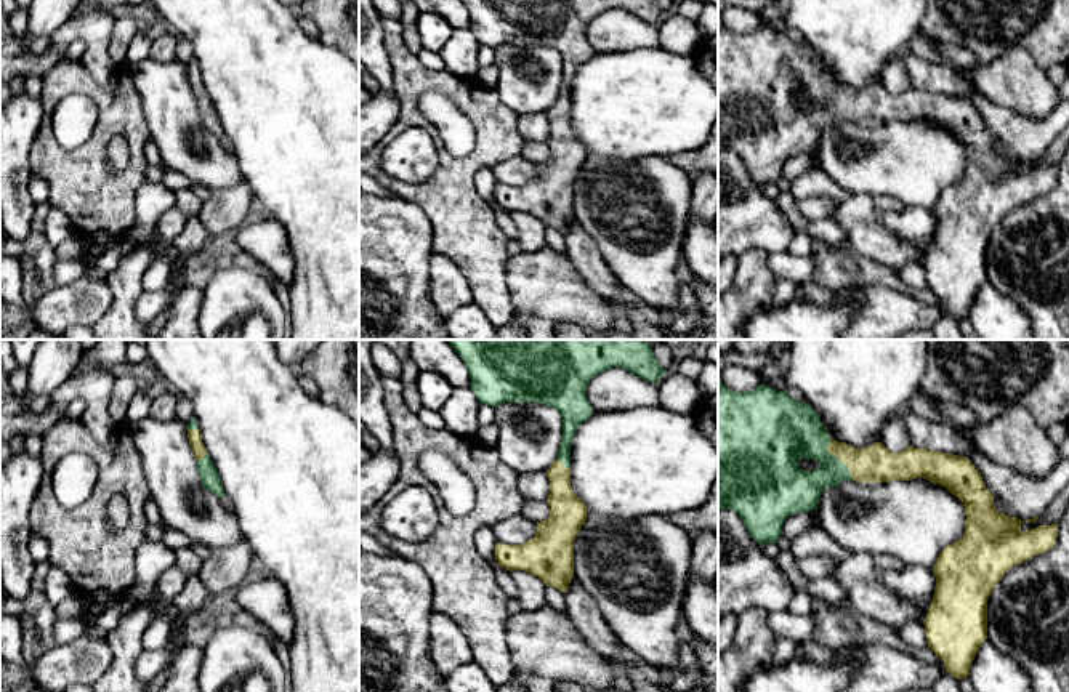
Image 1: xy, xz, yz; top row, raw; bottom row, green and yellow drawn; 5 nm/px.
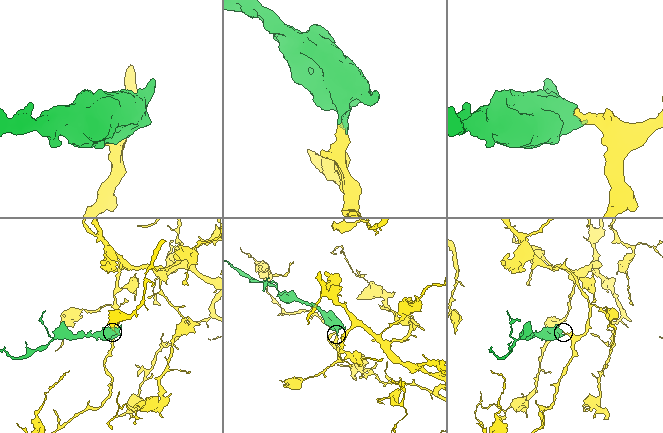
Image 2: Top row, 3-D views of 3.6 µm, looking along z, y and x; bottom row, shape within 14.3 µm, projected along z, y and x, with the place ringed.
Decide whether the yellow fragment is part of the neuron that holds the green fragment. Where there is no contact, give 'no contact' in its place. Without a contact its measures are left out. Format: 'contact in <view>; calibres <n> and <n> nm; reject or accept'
contact in yz; calibres 260 and 190 nm; accept

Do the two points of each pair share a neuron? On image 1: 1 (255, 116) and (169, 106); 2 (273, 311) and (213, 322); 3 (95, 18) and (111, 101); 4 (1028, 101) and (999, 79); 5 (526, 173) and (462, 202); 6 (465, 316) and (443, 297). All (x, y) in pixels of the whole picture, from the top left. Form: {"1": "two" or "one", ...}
{"1": "two", "2": "one", "3": "two", "4": "one", "5": "two", "6": "two"}

